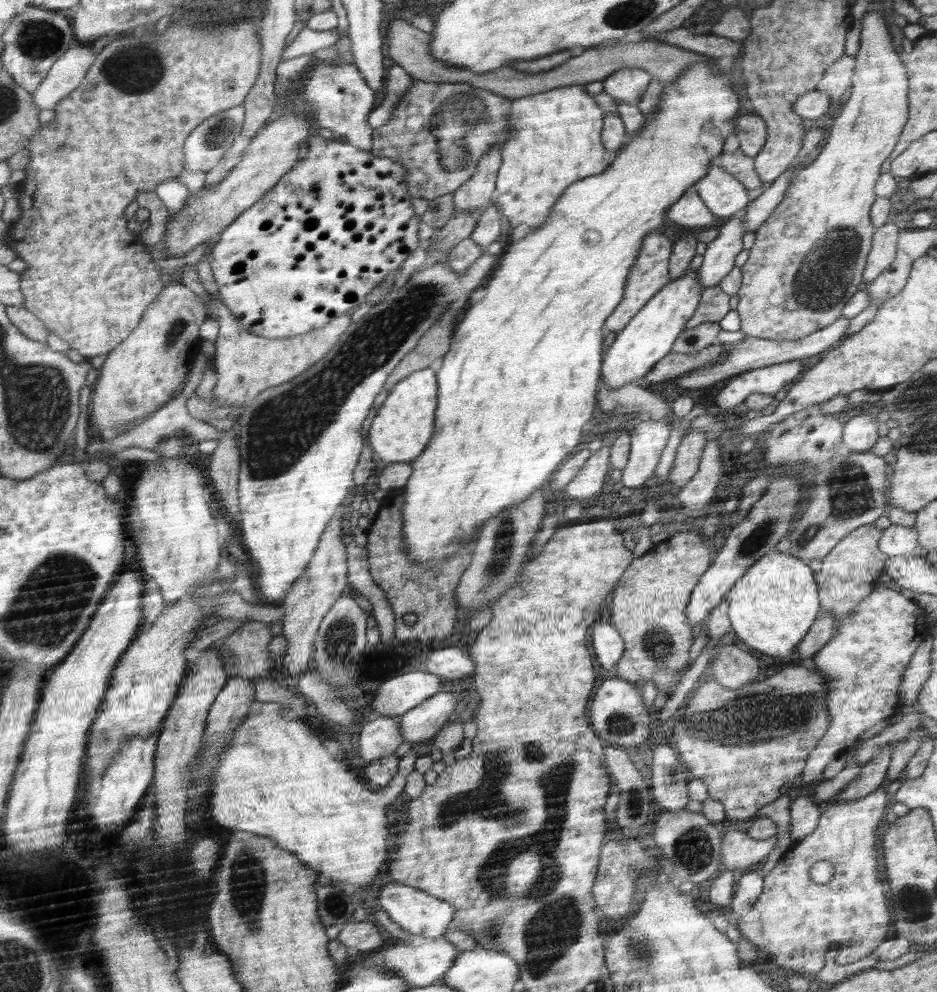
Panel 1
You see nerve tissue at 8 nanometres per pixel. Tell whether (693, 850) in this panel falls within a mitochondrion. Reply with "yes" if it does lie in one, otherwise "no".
yes

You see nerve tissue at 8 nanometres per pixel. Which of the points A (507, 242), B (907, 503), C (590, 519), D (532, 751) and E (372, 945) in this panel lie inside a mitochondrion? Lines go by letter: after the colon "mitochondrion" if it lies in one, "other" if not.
A: other
B: other
C: other
D: mitochondrion
E: other

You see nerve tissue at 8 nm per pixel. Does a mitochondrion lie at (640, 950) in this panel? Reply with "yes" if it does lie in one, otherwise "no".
yes

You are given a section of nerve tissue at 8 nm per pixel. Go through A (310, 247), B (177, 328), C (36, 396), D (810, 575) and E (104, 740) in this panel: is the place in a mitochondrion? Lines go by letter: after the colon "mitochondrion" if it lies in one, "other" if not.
A: other
B: mitochondrion
C: mitochondrion
D: other
E: mitochondrion

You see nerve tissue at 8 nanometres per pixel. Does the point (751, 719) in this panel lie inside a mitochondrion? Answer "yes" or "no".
yes

